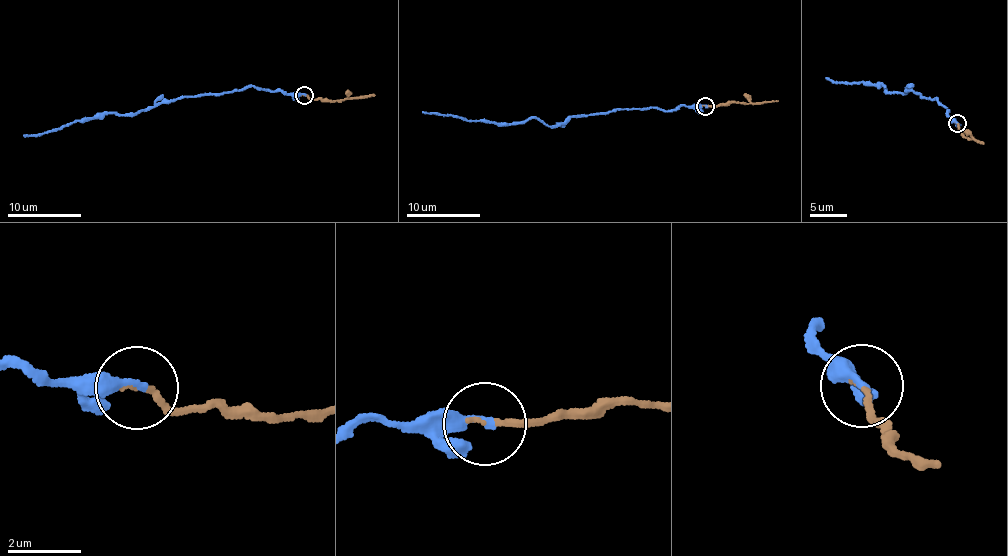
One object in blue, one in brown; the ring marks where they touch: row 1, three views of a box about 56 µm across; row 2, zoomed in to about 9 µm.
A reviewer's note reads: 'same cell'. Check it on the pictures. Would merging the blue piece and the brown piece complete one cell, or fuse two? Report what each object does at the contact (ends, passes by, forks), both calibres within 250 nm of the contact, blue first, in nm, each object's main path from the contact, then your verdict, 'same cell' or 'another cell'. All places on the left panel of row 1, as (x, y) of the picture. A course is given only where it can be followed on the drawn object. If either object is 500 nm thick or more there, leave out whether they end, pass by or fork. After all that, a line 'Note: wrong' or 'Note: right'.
blue ends there; brown ends there; 280 nm thick on the blue side, 150 nm on the other; blue runs (304, 95), (254, 87), (221, 94), (182, 96), (134, 113), (96, 114), (50, 132), (24, 135); brown runs (304, 95), (333, 101), (375, 95); same cell
Note: right

